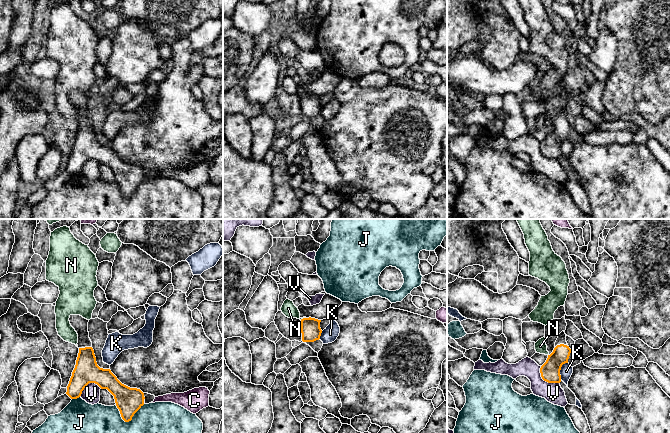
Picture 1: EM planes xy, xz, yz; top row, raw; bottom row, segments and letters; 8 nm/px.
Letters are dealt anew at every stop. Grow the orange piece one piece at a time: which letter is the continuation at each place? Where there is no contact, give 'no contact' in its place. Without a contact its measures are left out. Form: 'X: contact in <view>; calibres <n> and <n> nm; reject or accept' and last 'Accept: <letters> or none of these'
C: contact in xy; calibres 220 and 20 nm; reject
J: contact in xy; calibres 220 and 480 nm; reject
K: contact in yz; calibres 160 and 100 nm; reject
N: contact in xz; calibres 160 and 120 nm; reject
V: contact in yz; calibres 160 and 160 nm; reject
Accept: none of these

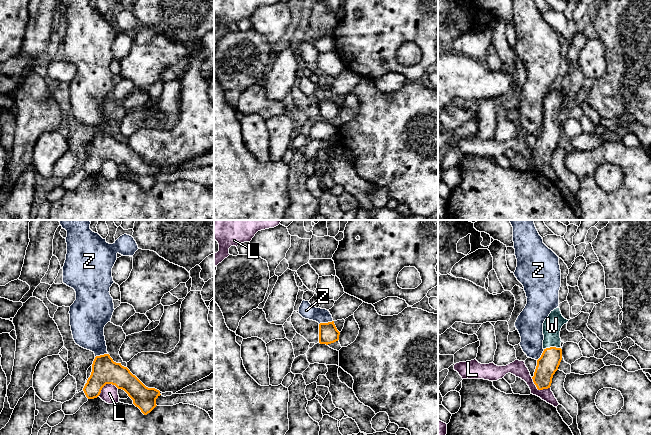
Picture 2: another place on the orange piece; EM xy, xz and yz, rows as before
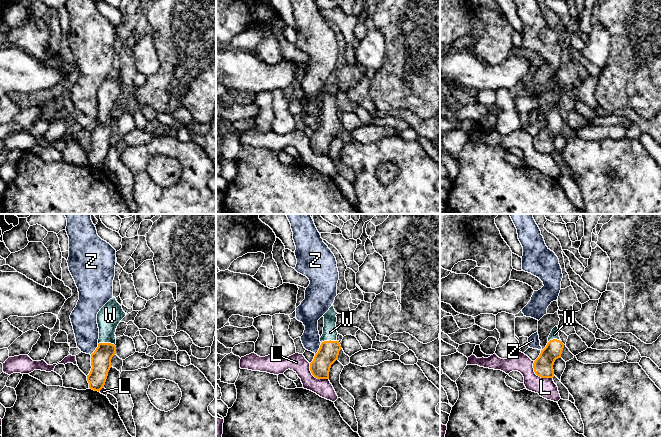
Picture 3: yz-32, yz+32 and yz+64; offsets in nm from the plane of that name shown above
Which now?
L: contact in yz; calibres 170 and 130 nm; reject
W: contact in yz; calibres 170 and 150 nm; accept
Z: contact in xz; calibres 160 and 120 nm; reject
Accept: W

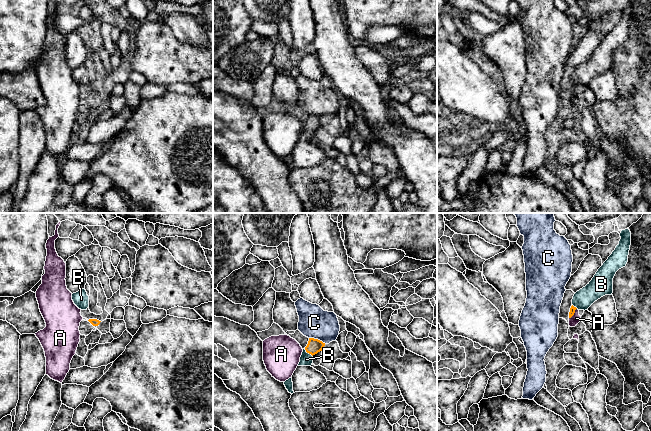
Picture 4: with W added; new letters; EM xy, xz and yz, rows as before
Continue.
A: contact in yz; calibres 50 and 80 nm; reject
B: contact in xz; calibres 120 and 110 nm; accept
C: contact in xz; calibres 120 and 240 nm; reject
Accept: B

